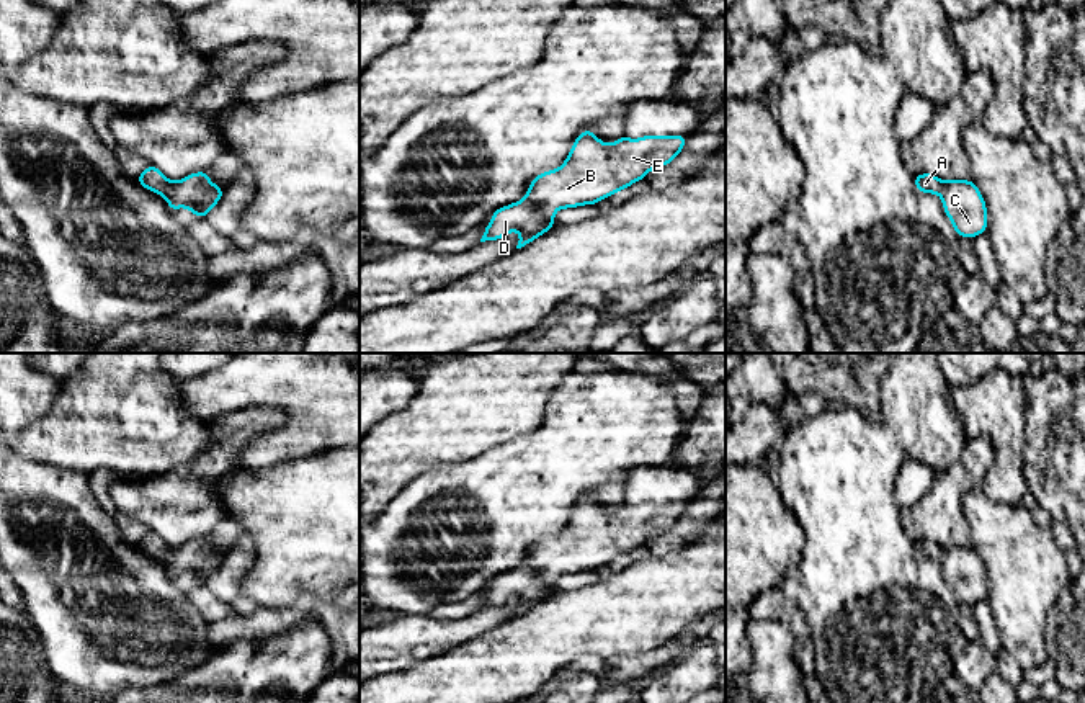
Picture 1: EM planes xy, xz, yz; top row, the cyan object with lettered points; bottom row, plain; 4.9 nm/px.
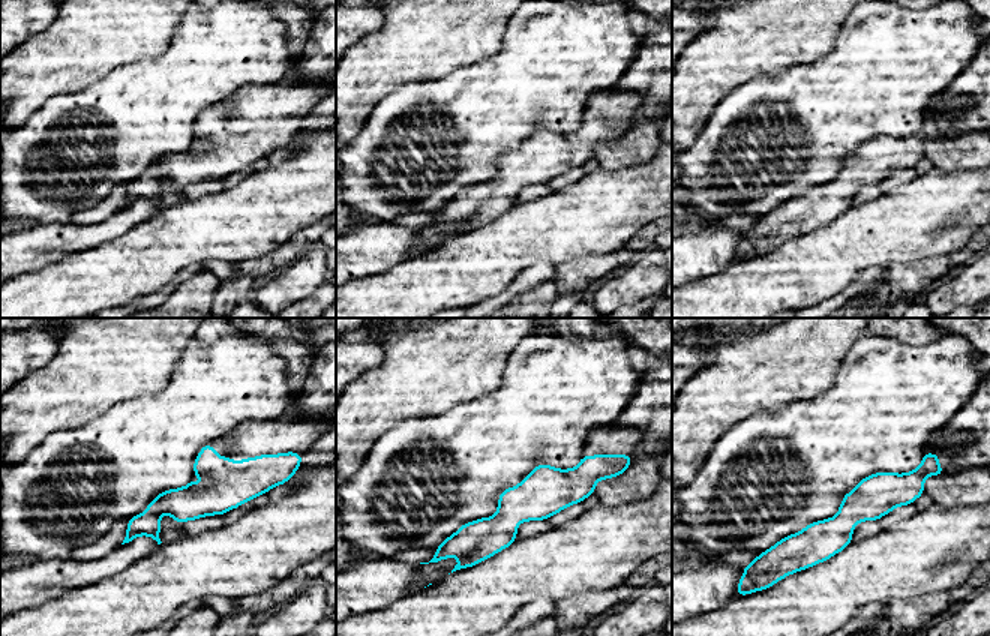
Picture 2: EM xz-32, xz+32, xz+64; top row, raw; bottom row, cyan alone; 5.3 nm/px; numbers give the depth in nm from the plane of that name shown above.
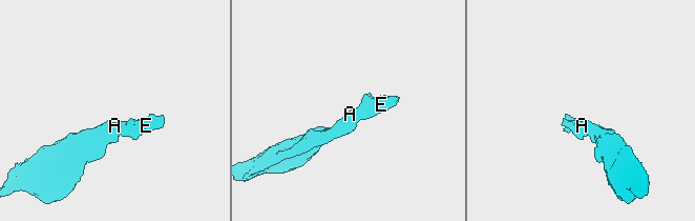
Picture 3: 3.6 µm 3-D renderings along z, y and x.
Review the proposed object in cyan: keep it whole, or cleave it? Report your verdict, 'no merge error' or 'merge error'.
no merge error

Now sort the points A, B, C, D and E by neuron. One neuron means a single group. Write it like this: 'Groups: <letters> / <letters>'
Groups: A B C D E

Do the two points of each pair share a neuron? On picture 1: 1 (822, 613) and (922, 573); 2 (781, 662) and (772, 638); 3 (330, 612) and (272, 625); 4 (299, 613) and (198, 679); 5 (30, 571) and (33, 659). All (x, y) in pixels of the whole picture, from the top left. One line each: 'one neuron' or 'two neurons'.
1: one neuron
2: one neuron
3: one neuron
4: two neurons
5: two neurons

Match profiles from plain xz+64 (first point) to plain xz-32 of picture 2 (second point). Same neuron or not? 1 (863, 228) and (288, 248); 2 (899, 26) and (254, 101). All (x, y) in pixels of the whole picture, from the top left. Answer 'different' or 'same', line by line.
1: different
2: different

